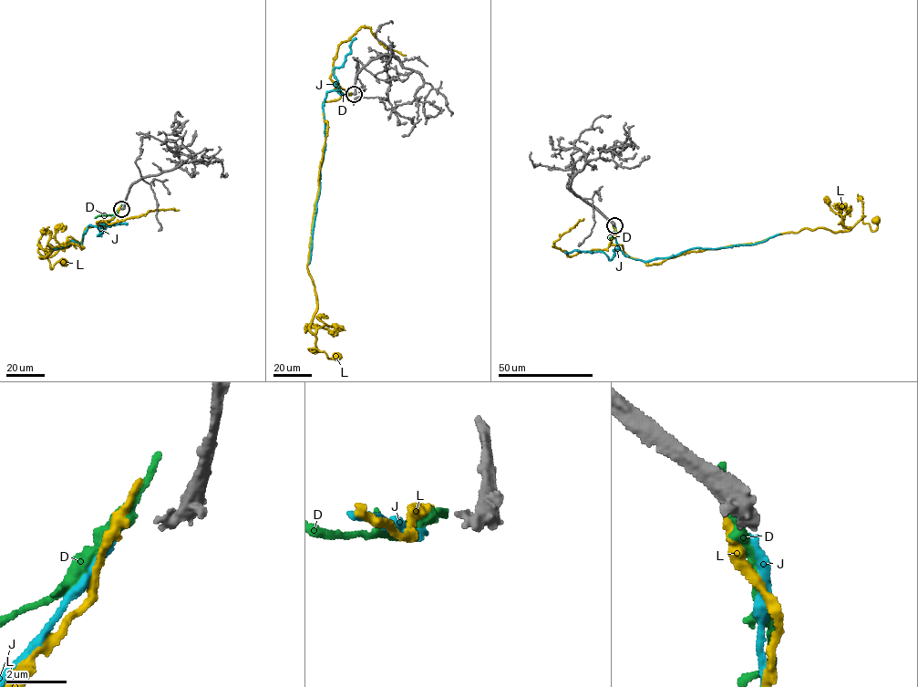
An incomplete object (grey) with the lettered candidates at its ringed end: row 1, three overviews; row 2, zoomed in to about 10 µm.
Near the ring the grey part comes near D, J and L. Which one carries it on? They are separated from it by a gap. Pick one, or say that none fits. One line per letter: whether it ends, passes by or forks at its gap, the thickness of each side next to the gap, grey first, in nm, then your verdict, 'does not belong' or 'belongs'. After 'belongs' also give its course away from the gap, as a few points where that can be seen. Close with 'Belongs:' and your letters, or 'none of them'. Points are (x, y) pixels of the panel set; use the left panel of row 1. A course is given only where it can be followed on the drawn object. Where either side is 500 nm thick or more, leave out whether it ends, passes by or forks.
D: it passes by; 360 nm thick on the grey side, 320 nm on the other; does not belong
J: it ends there; 360 nm thick on the grey side, 280 nm on the other; does not belong
L: it passes by; 360 nm thick on the grey side, 320 nm on the other; does not belong
Belongs: none of them

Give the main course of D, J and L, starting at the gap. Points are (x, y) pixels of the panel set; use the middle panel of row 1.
D: (352, 94), (329, 91)
J: (351, 95), (331, 90), (324, 102), (325, 144), (309, 264)
L: (351, 93), (338, 87), (340, 97), (323, 104), (307, 266), (317, 302), (308, 349), (336, 357)

